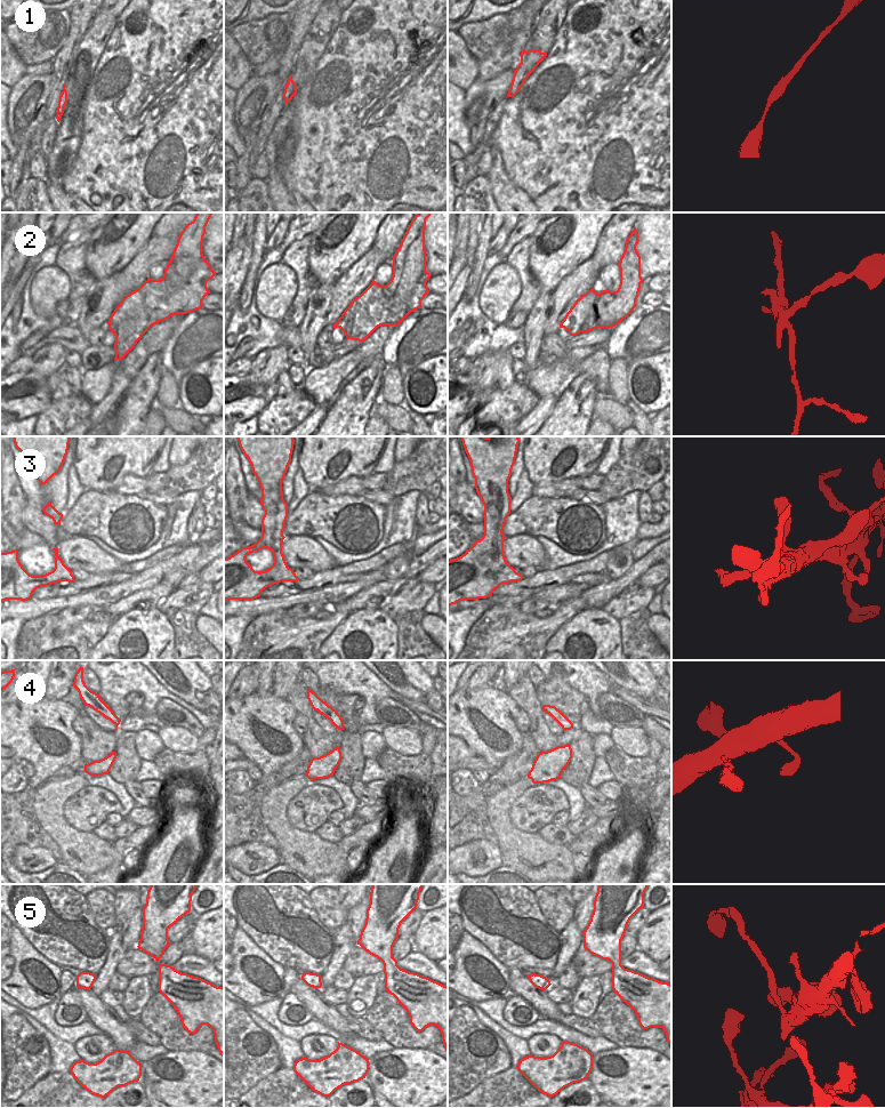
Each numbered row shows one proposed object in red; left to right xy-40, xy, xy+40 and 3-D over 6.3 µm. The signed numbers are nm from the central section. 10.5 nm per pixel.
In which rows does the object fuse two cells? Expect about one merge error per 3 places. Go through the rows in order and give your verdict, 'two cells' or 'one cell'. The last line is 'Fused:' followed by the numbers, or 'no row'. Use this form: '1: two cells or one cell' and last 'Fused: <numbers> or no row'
1: one cell
2: two cells
3: one cell
4: one cell
5: one cell
Fused: 2

